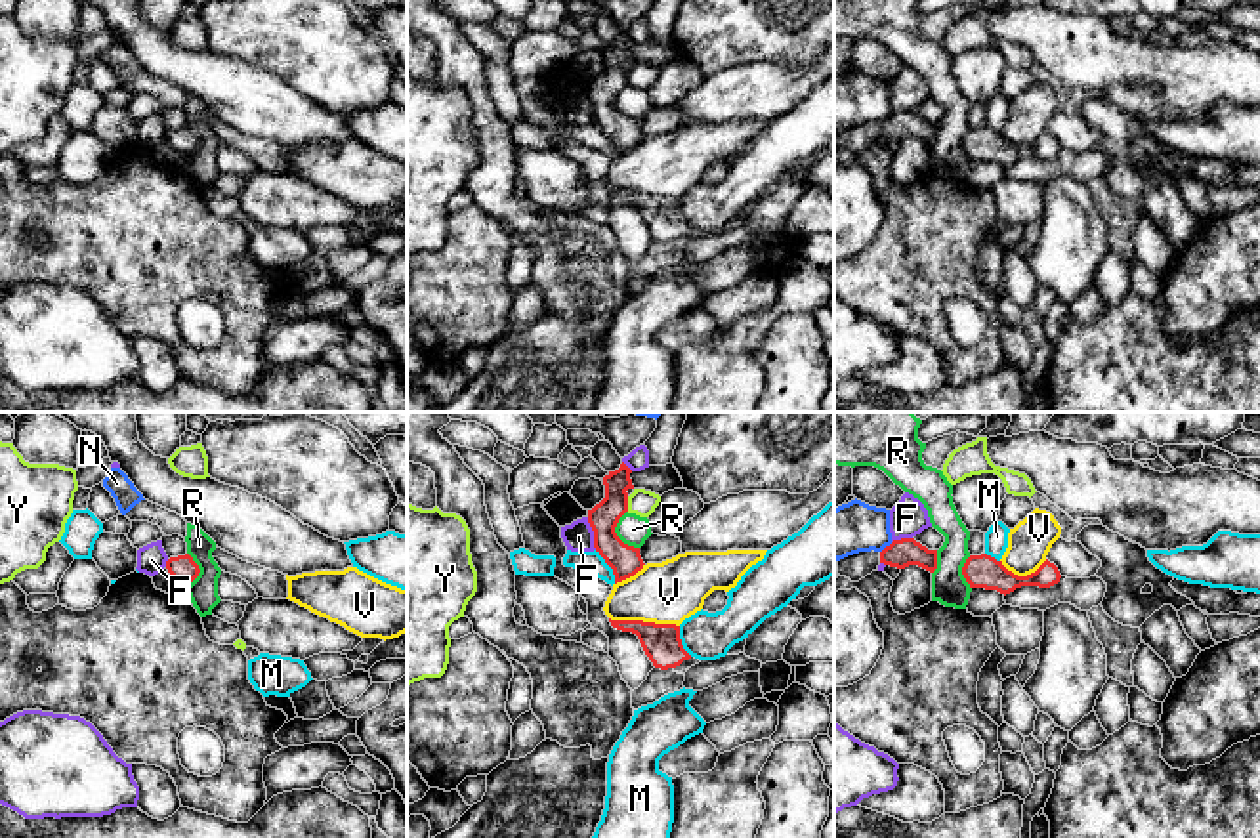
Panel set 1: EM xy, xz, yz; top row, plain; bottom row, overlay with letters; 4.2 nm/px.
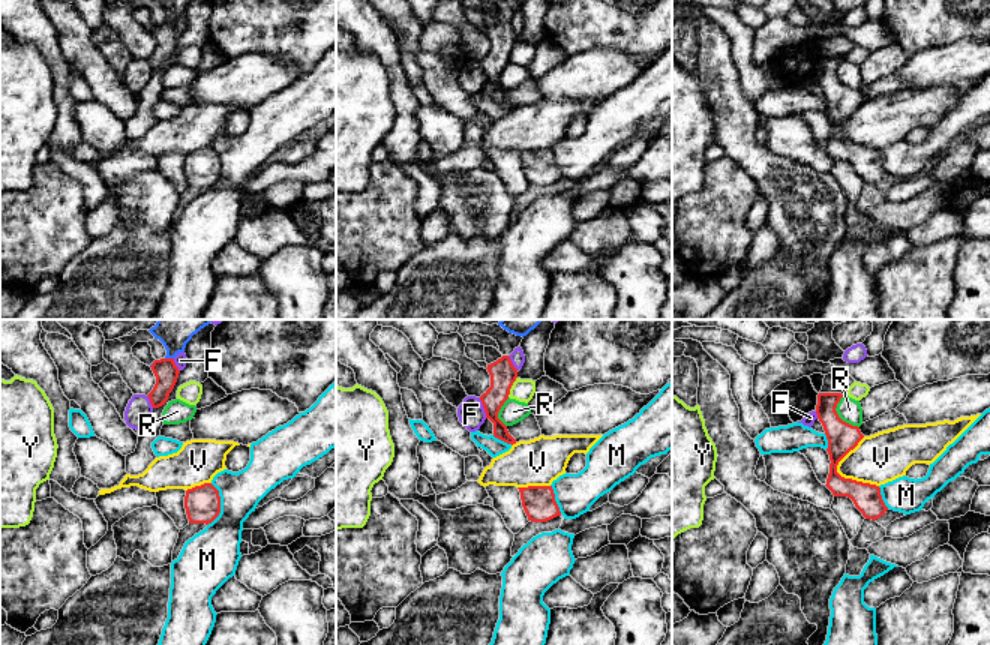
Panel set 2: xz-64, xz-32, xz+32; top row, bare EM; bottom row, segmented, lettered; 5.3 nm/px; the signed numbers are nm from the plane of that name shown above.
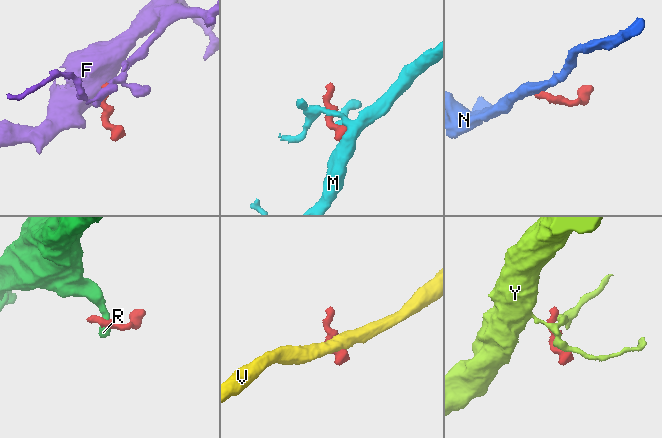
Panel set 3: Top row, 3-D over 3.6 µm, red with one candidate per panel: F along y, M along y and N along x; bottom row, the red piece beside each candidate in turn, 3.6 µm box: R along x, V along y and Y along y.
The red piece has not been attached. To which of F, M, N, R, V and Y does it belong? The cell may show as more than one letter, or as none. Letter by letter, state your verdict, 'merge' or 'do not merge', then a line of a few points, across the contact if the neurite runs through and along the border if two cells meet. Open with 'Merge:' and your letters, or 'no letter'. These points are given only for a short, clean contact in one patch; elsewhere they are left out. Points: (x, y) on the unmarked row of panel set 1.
Merge: no letter
F: do not merge | xz (587, 90), (596, 121)
M: do not merge
N: do not merge | yz (892, 115), (881, 125)
R: do not merge | xz (627, 83), (615, 105), (638, 121)
V: do not merge | xz (609, 189), (674, 195), (678, 199)
Y: do not merge | xz (627, 69), (629, 83)

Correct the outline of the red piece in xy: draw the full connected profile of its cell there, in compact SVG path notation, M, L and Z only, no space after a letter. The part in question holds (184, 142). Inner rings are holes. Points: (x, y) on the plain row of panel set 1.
M189 126L170 130L166 134L166 141L183 158L189 158L200 145L199 137L193 134Z

